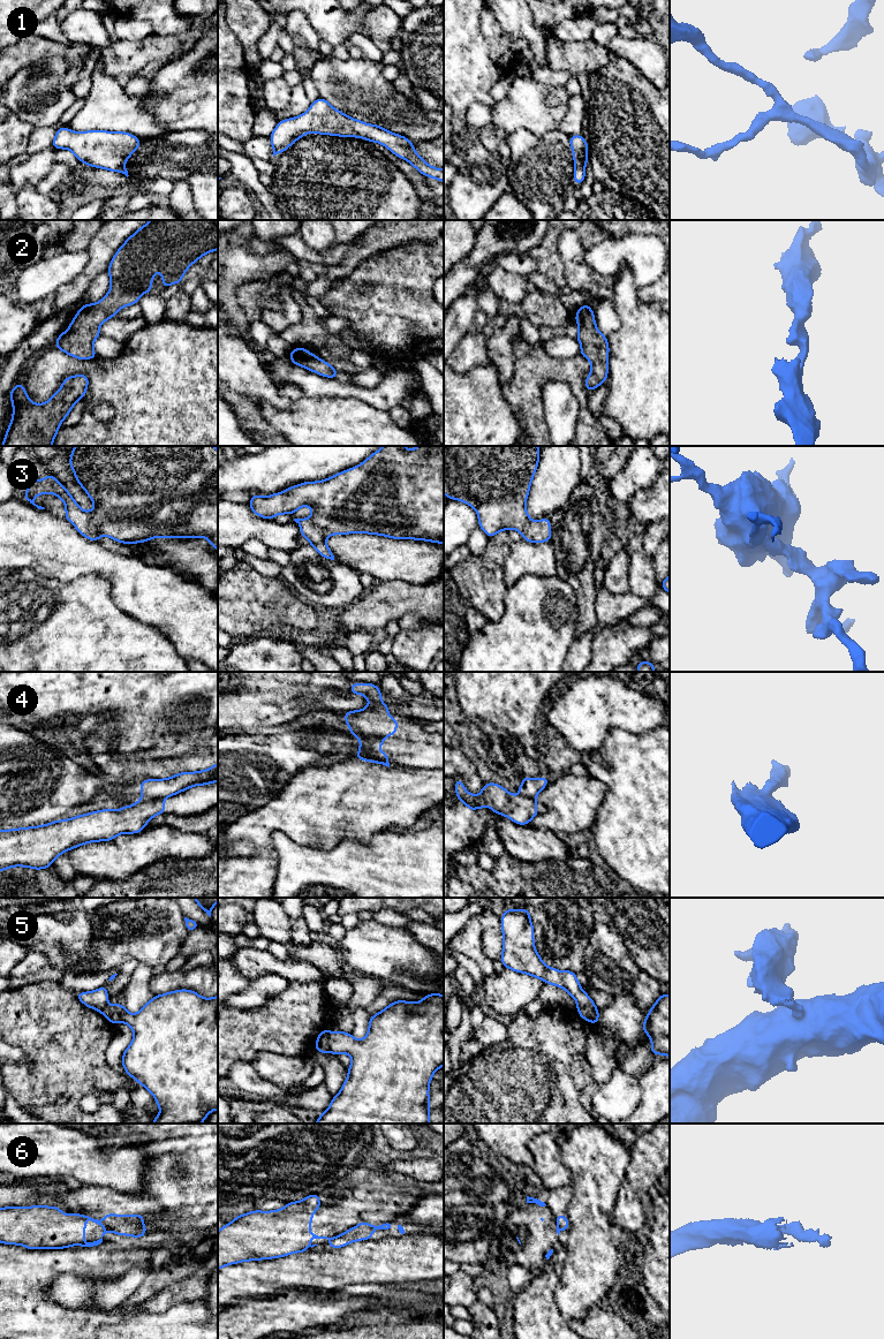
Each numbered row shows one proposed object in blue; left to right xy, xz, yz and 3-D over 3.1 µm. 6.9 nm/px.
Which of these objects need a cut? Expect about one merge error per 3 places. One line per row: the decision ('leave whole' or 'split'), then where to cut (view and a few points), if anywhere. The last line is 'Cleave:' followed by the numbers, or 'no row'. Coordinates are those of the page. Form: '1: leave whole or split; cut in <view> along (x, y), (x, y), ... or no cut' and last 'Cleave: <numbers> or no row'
1: leave whole; no cut
2: leave whole; no cut
3: leave whole; no cut
4: split; cut in xy along (163, 797), (144, 799)
5: split; cut in xz along (330, 1031), (329, 1051)
6: split; cut in xy along (100, 1222), (111, 1230)
Cleave: 4, 5, 6

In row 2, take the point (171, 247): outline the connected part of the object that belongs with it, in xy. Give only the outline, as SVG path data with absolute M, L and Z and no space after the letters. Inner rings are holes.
M150 220L137 229L115 252L109 266L111 288L106 296L95 304L81 307L67 331L55 341L55 348L80 358L98 357L93 342L100 335L99 326L116 312L138 303L144 293L152 293L151 283L156 271L163 273L163 289L172 283L181 283L182 275L203 255L218 249L218 220Z

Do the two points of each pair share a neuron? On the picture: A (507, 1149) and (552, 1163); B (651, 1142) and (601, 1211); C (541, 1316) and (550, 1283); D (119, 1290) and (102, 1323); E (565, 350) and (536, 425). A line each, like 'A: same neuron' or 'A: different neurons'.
A: same neuron
B: different neurons
C: same neuron
D: different neurons
E: different neurons

